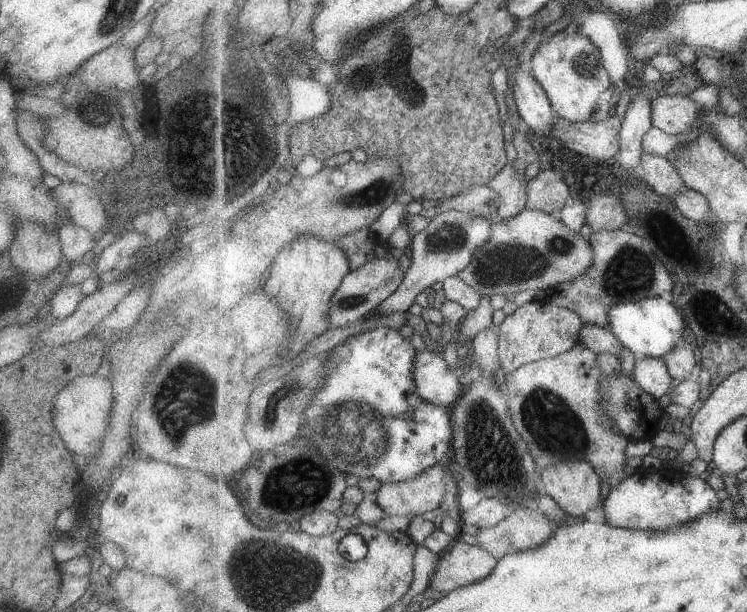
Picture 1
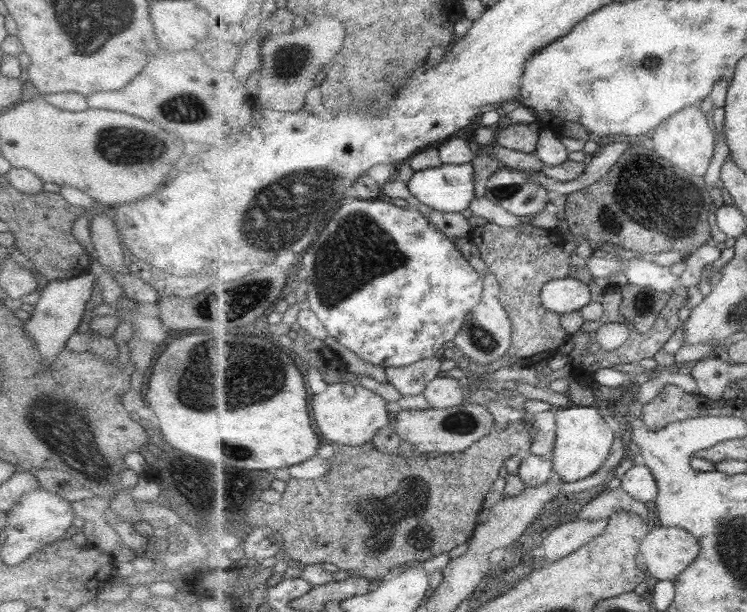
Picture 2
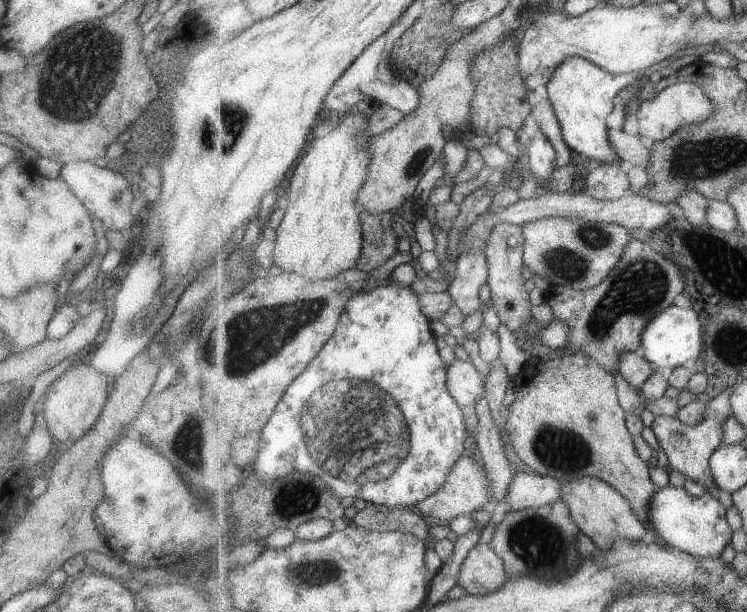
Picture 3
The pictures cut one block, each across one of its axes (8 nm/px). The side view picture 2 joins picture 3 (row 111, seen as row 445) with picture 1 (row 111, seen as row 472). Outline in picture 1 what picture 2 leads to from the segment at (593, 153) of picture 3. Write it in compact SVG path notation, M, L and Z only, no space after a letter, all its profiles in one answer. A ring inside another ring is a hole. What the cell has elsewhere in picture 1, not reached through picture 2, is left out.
M578 28L572 34L563 29L546 41L541 41L533 55L530 68L547 91L552 107L559 117L576 123L589 121L597 108L599 96L614 85L601 60L601 50L587 36L578 32Z

